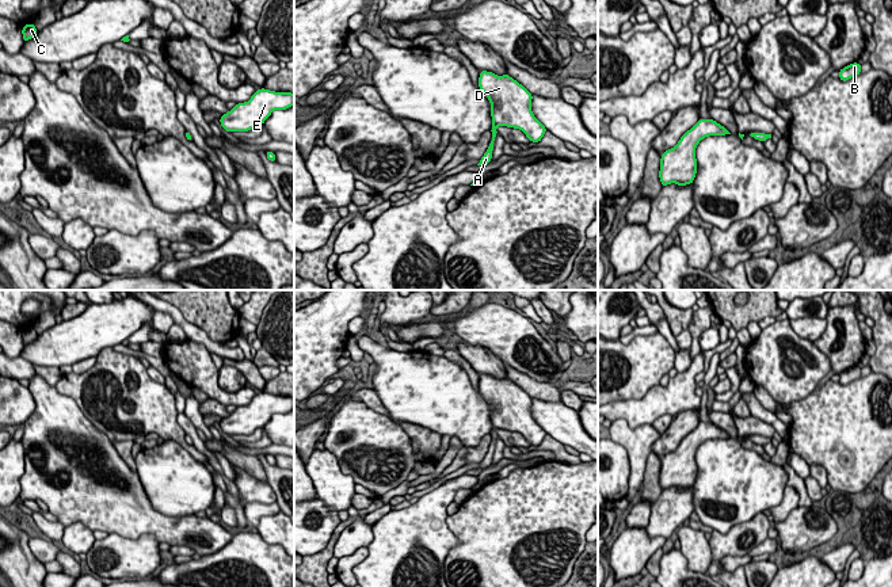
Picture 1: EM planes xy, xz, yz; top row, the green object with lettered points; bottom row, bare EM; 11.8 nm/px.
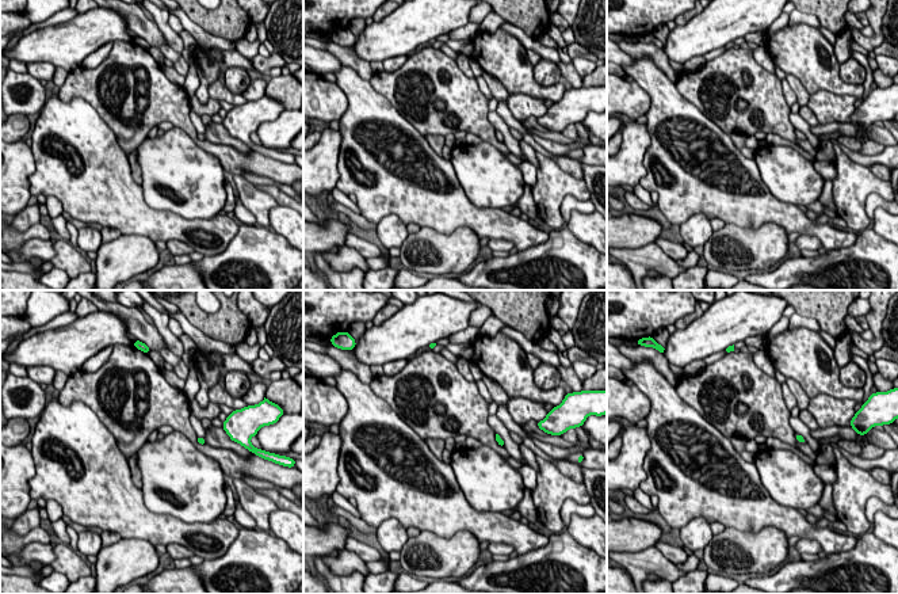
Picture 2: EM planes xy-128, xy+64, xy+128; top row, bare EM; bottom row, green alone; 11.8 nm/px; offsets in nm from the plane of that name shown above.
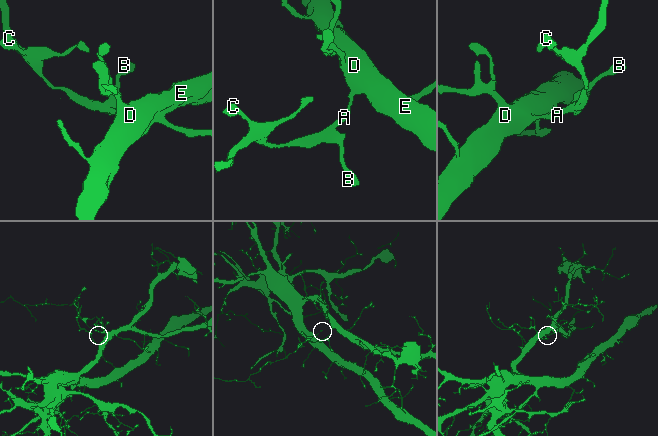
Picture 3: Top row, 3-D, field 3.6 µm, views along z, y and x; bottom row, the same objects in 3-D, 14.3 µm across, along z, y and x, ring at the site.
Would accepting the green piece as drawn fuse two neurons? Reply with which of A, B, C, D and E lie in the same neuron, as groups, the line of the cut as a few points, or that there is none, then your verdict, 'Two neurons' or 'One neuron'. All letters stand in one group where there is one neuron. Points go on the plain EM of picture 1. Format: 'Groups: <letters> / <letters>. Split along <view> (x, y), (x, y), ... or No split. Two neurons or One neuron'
Groups: A B C D E. No split. One neuron

